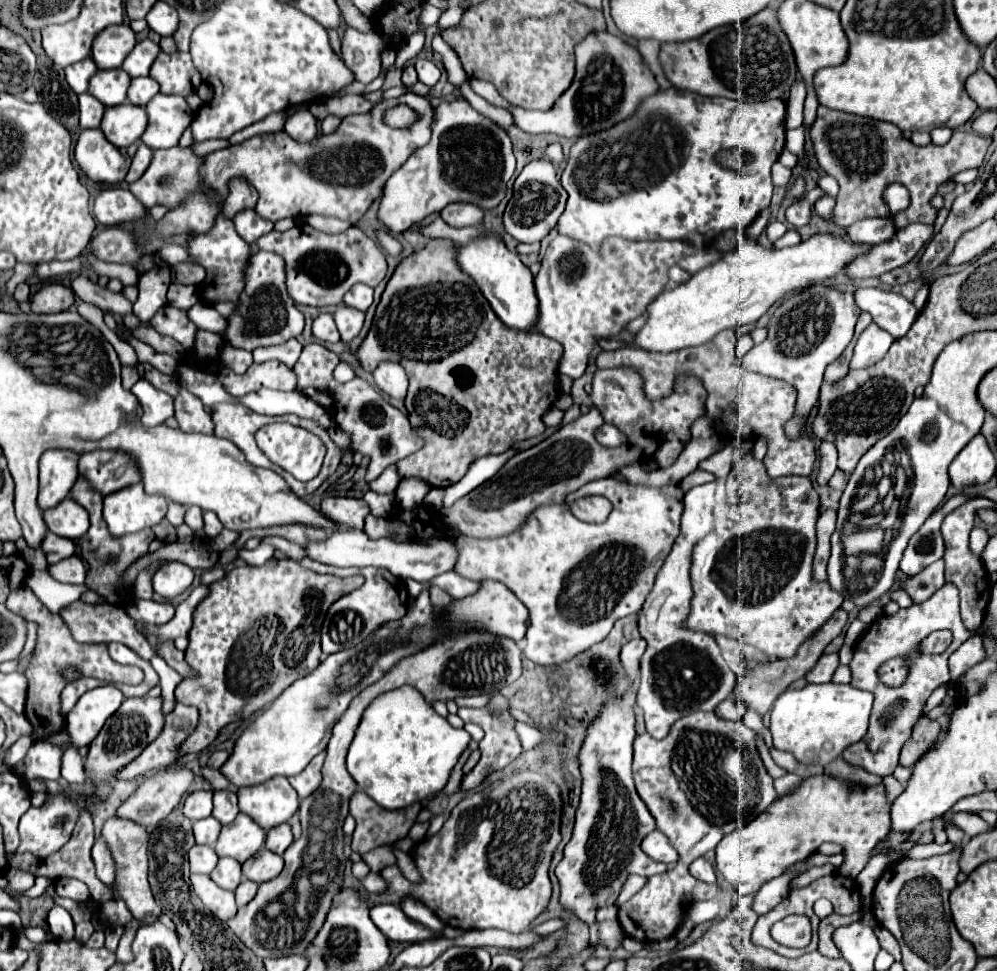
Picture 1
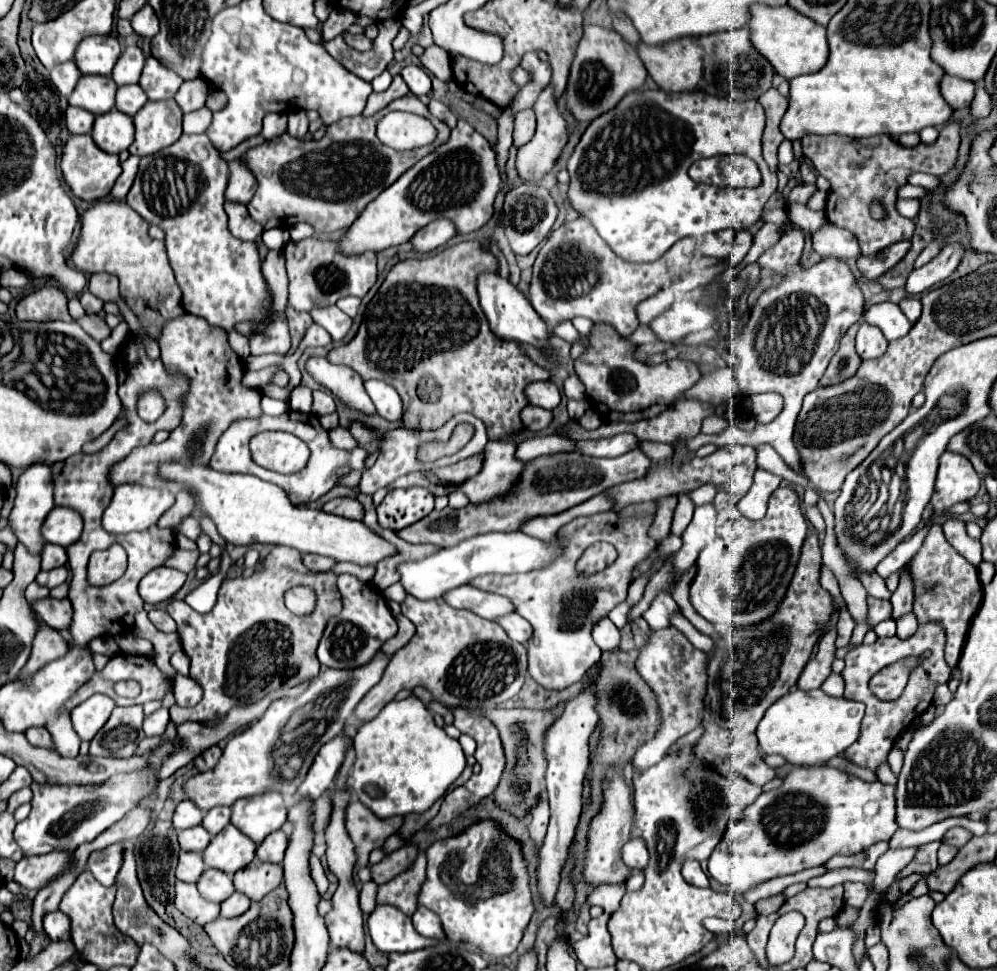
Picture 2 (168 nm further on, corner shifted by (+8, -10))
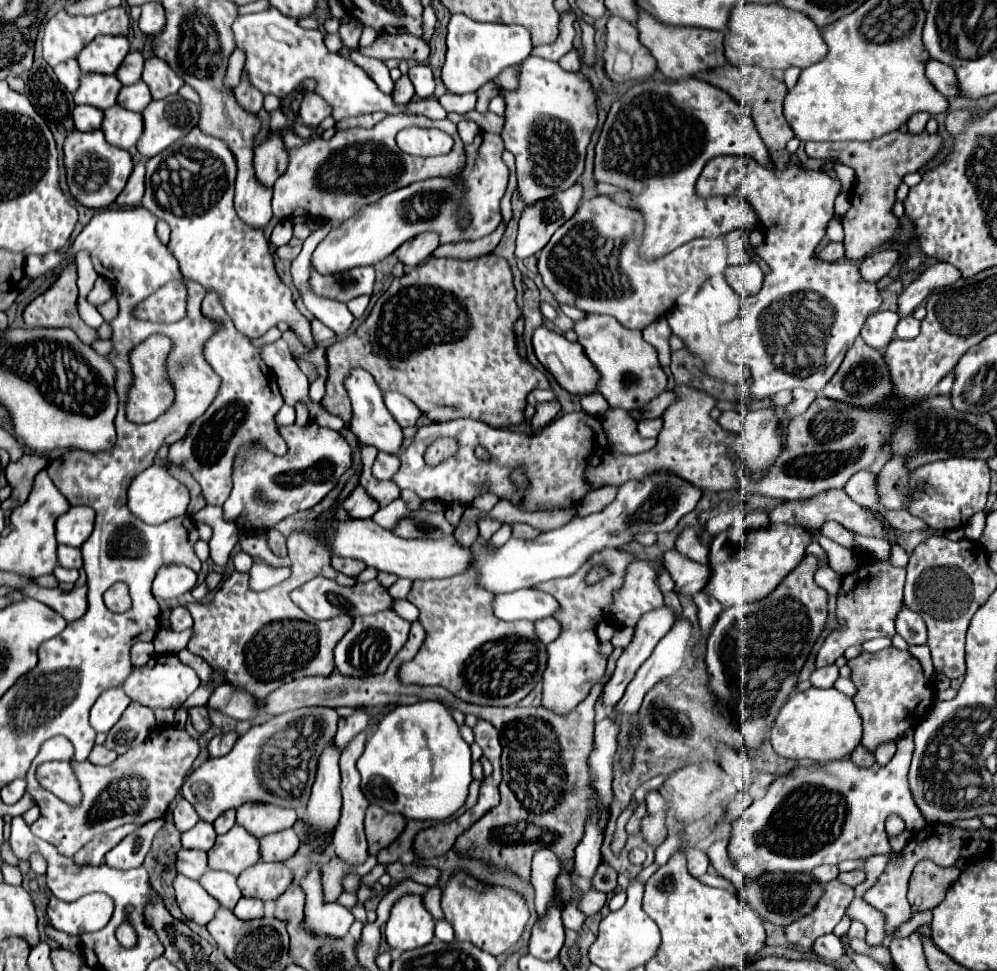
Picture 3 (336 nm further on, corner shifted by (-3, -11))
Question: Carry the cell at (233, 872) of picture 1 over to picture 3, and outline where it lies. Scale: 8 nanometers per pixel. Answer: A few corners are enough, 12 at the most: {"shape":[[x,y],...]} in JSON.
{"shape":[[206,871],[200,885],[226,909],[242,897],[236,877]]}

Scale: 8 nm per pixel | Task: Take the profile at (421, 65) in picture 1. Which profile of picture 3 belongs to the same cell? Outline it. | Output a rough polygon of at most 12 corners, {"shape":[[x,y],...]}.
{"shape":[[424,63],[408,71],[416,95],[426,99],[434,93],[434,73]]}

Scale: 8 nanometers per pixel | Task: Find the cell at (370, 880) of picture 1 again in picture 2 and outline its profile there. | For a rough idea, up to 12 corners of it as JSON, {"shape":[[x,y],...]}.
{"shape":[[425,852],[413,868],[379,886],[377,904],[417,910],[425,882]]}

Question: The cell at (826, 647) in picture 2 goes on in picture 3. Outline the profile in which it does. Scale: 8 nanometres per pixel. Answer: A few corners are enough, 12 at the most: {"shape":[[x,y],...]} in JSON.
{"shape":[[836,665],[820,667],[810,675],[814,687],[832,687]]}

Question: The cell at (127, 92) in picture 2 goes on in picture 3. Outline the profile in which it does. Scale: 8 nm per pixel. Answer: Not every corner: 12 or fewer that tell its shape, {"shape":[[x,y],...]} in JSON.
{"shape":[[142,81],[122,87],[118,105],[136,113],[152,101]]}

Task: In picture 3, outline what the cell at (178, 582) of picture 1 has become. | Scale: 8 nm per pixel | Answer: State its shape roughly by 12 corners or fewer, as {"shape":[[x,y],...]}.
{"shape":[[186,565],[160,567],[152,585],[156,599],[178,599],[196,585]]}

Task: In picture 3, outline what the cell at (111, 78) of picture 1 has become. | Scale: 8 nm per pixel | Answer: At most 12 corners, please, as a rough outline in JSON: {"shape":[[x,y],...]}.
{"shape":[[82,75],[76,105],[106,111],[118,103],[116,75]]}

